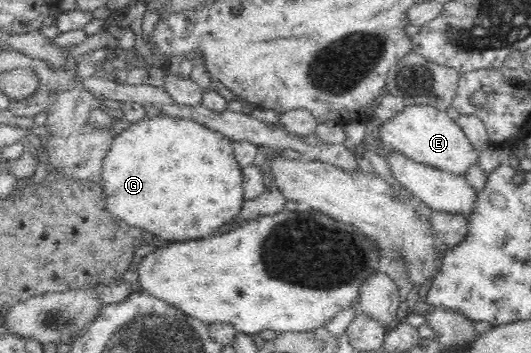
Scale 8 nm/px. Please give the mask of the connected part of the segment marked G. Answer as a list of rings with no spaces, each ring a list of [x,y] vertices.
[[[162,114],[153,117],[146,116],[145,119],[132,122],[132,125],[129,125],[127,129],[114,136],[109,145],[109,151],[103,157],[100,185],[102,186],[102,195],[104,196],[107,210],[130,226],[137,225],[141,229],[147,229],[149,233],[159,235],[159,239],[164,243],[183,242],[189,239],[196,240],[224,230],[225,225],[237,217],[239,211],[241,211],[241,205],[246,200],[244,198],[243,172],[233,155],[232,142],[232,140],[225,138],[219,132],[211,131],[204,125],[183,117]]]

